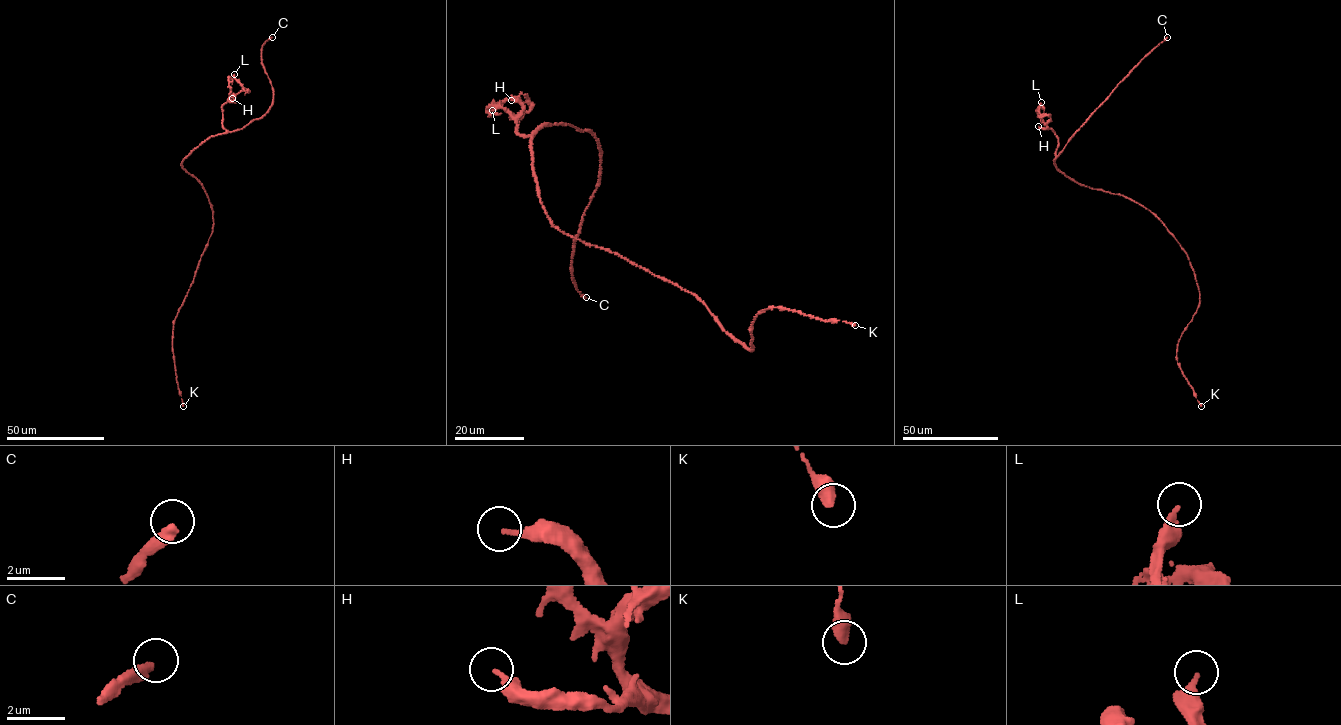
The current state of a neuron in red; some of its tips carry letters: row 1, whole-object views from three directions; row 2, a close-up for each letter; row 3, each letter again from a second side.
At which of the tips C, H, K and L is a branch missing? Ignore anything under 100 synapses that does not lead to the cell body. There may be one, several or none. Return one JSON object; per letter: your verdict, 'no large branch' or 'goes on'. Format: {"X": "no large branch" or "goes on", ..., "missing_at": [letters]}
{"C": "goes on", "H": "no large branch", "K": "no large branch", "L": "no large branch", "missing_at": ["C"]}

